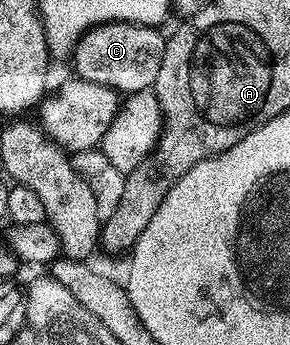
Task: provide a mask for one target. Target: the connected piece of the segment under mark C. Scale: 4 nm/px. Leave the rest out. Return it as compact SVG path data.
M103 23L91 27L80 38L70 57L70 63L76 66L75 74L79 78L106 85L111 91L146 91L155 88L158 69L162 69L166 39L160 33L157 28L143 27L140 23Z

